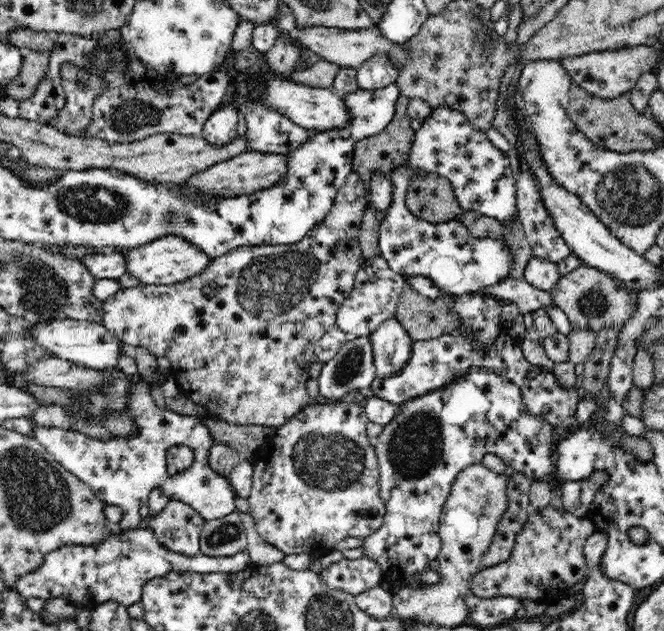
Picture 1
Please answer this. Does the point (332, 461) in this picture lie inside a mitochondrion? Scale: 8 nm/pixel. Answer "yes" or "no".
yes

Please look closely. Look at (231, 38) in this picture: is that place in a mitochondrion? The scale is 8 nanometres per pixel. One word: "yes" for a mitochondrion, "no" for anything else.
no

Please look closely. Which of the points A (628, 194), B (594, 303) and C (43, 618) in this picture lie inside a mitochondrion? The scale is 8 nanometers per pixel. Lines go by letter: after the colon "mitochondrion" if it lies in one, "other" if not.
A: mitochondrion
B: mitochondrion
C: other

